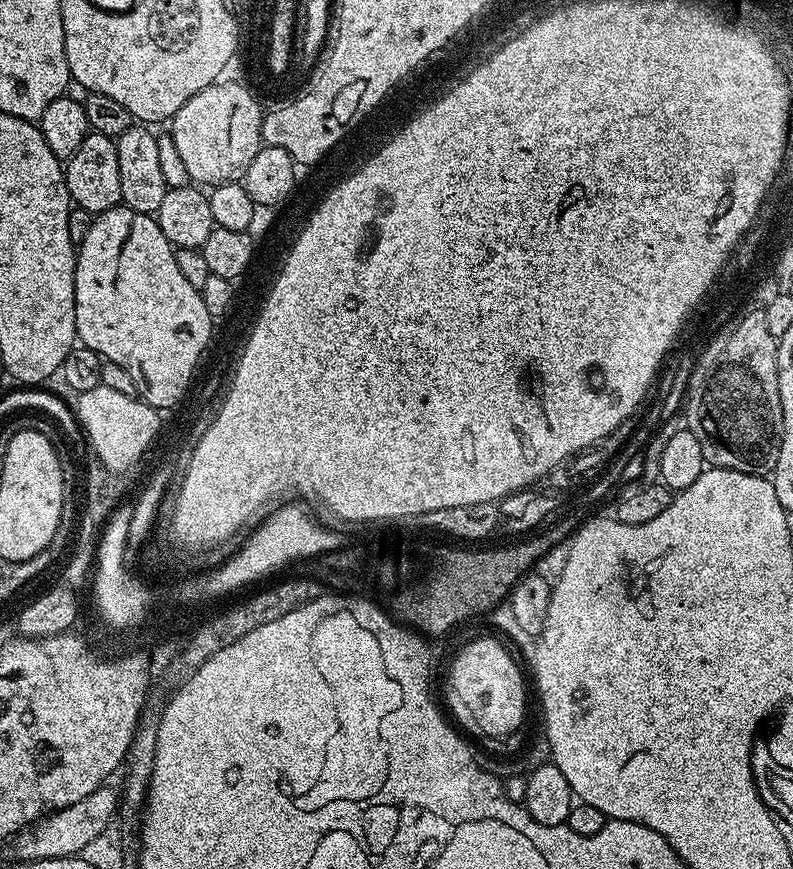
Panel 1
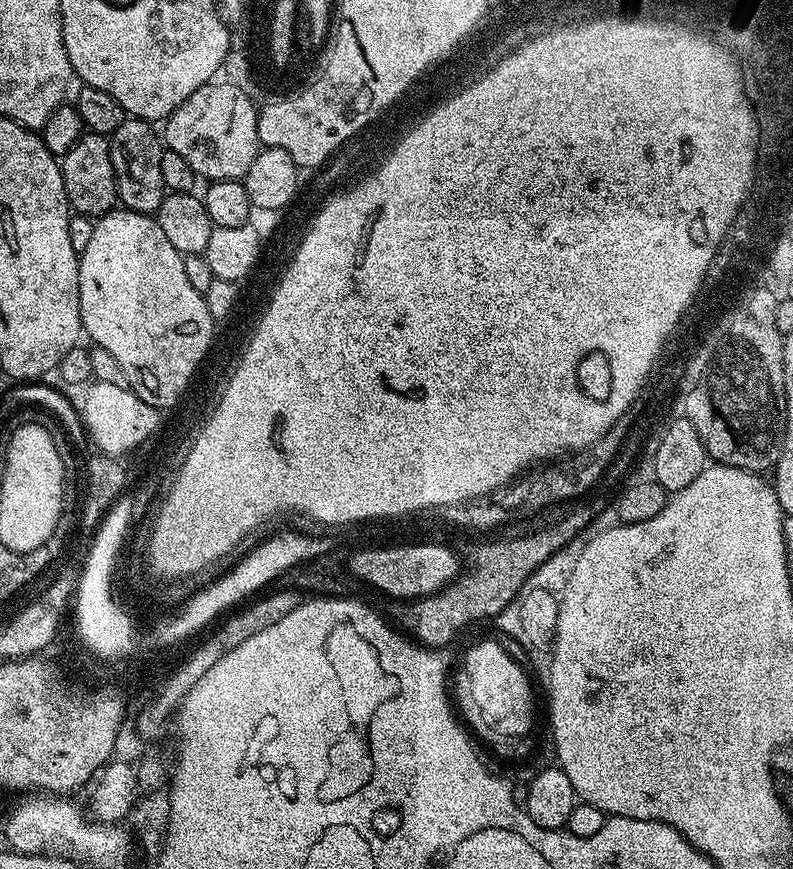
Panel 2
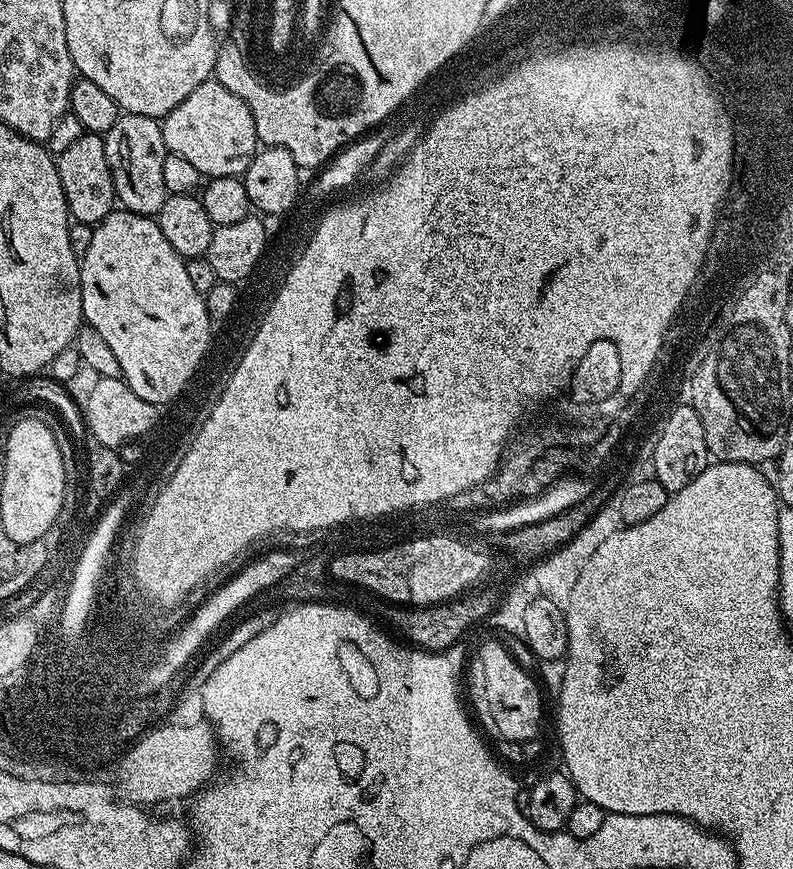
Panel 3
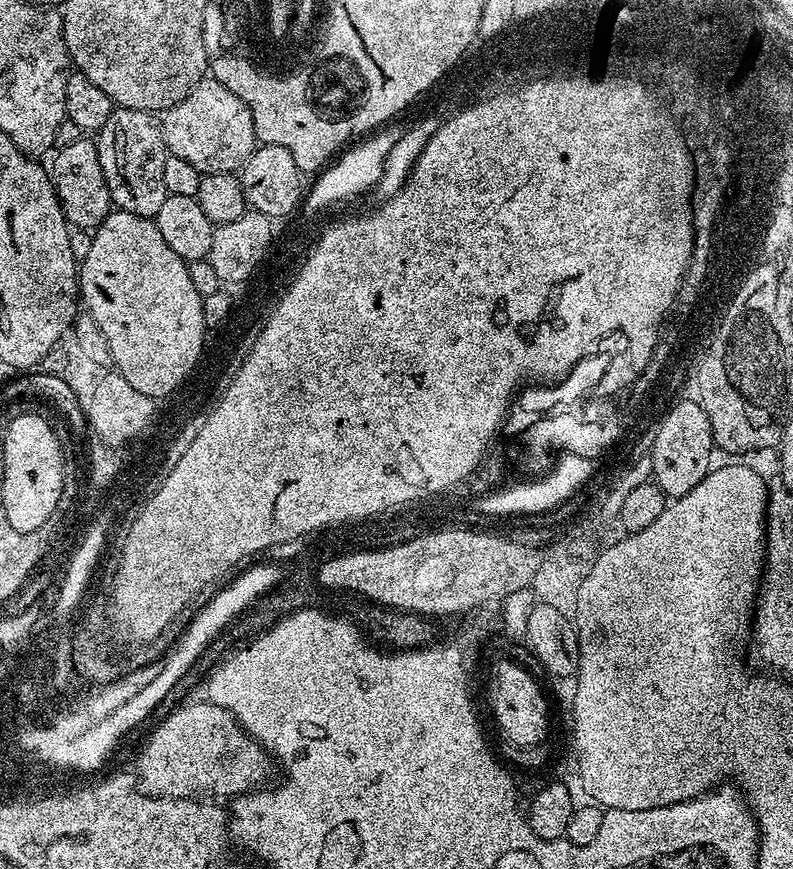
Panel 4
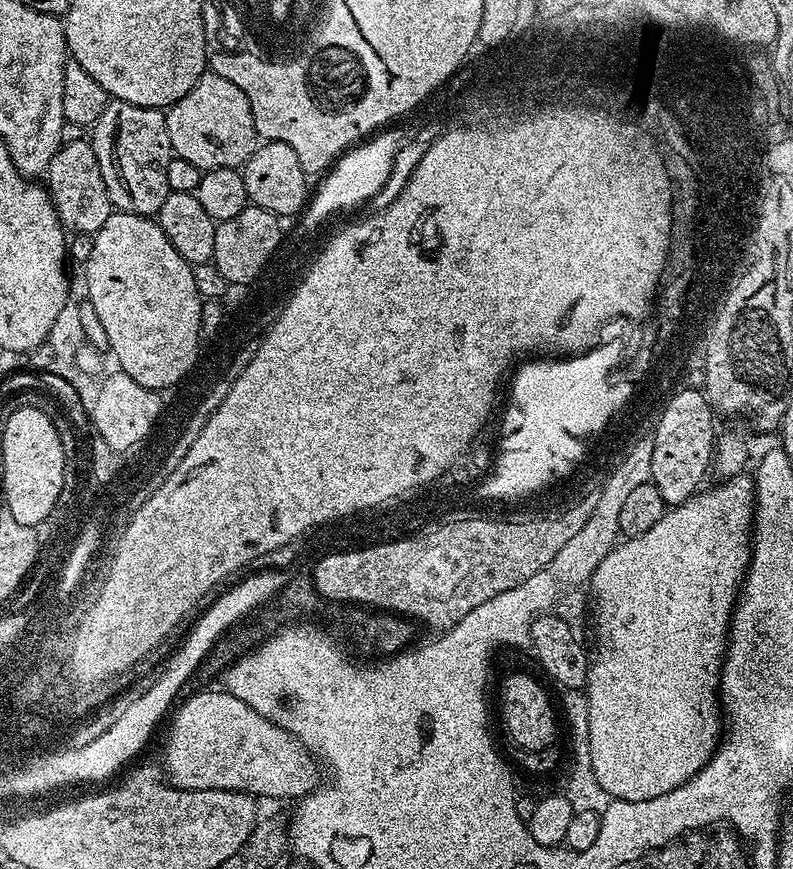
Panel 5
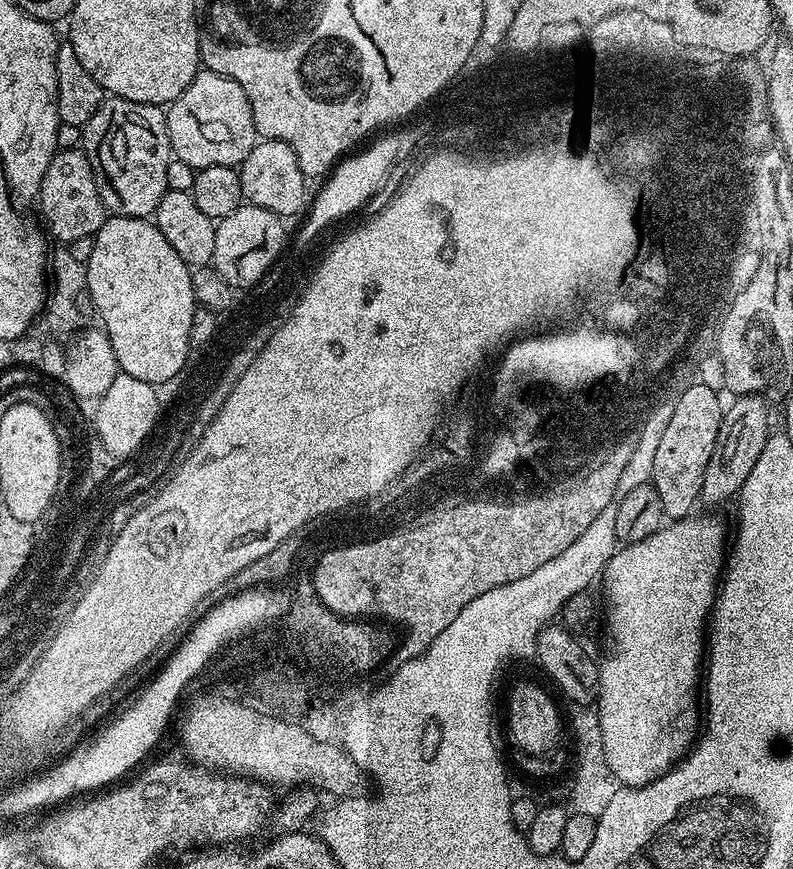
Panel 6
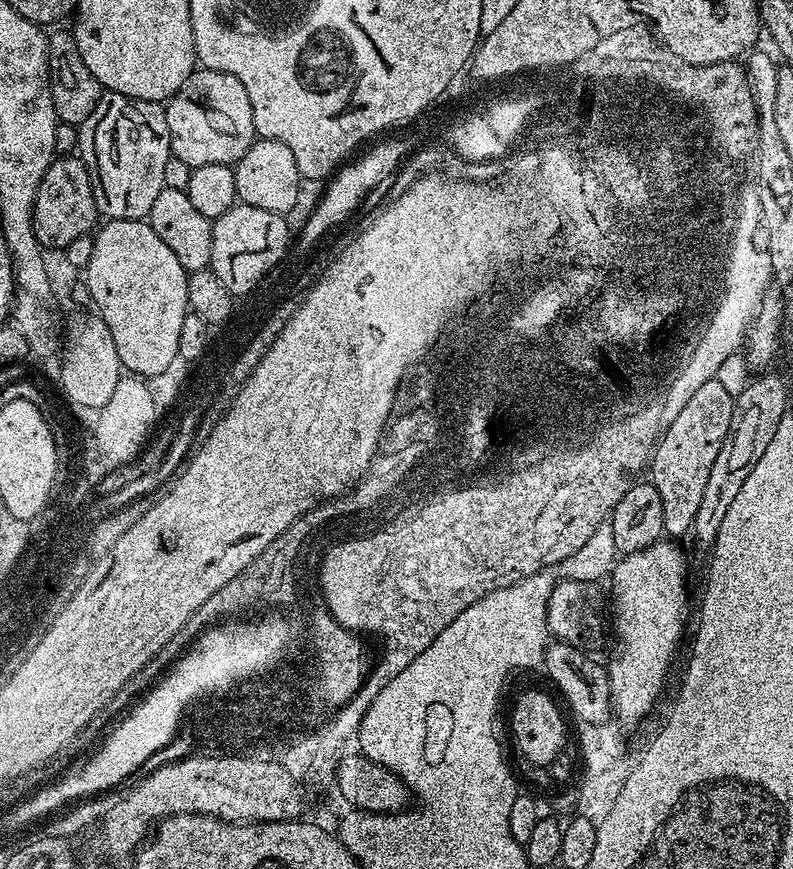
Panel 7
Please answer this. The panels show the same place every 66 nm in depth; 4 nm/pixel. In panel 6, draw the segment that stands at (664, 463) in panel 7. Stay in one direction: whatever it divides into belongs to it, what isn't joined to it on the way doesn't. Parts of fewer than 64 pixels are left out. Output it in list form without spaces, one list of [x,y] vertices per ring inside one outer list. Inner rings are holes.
[[[692,388],[688,395],[674,404],[674,414],[670,414],[666,430],[662,430],[650,483],[658,490],[664,515],[669,521],[682,520],[685,516],[693,515],[695,508],[692,507],[697,507],[700,499],[702,477],[706,475],[706,466],[710,466],[710,458],[718,442],[716,421],[719,416],[714,395],[706,388]]]

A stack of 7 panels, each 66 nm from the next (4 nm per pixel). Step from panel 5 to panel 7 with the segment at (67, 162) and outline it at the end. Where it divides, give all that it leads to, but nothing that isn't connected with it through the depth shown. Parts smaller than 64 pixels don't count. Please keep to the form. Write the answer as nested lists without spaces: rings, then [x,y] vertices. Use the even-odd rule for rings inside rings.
[[[60,154],[42,174],[38,194],[34,198],[32,225],[41,249],[70,246],[74,238],[89,235],[97,227],[98,213],[88,167],[76,154]]]

